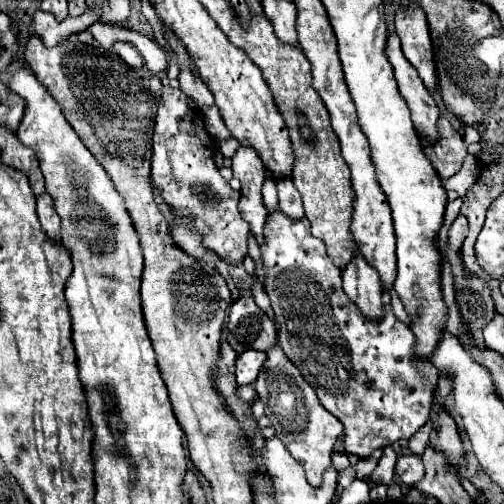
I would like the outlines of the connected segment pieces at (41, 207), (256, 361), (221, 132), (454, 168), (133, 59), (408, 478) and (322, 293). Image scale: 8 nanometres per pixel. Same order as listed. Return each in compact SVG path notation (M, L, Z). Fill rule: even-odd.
M48 193L40 195L38 197L38 219L42 223L42 229L46 231L46 235L52 239L52 241L60 241L60 223L62 219L56 215L56 209L54 209L54 201Z
M254 349L240 353L236 359L236 381L238 381L238 385L254 383L264 361L266 361L266 353L260 353Z
M216 105L202 109L200 113L202 113L202 121L204 121L204 127L210 133L210 137L214 137L216 141L226 141L232 137L232 133L228 131L228 127L220 115L220 109Z
M444 113L440 115L436 127L438 127L438 137L428 149L428 159L434 165L438 177L446 181L460 171L468 151L462 135L458 135L456 127L450 123L450 119Z
M117 41L112 49L118 53L118 56L133 69L139 69L143 66L143 58L137 49L128 42Z
M402 455L398 457L398 463L396 463L396 473L400 477L402 483L406 485L418 485L422 479L424 479L424 465L420 461L418 455Z
M280 209L268 213L260 253L266 271L264 287L280 327L278 343L316 391L324 409L342 421L344 433L340 435L340 445L344 451L356 453L364 459L376 449L384 449L400 439L410 439L428 421L432 397L438 385L436 369L432 369L428 361L420 361L414 353L416 337L410 325L398 321L390 305L384 305L384 317L380 321L368 321L368 317L360 313L342 289L338 265L328 255L324 241L310 233L310 223L306 219L290 219Z

